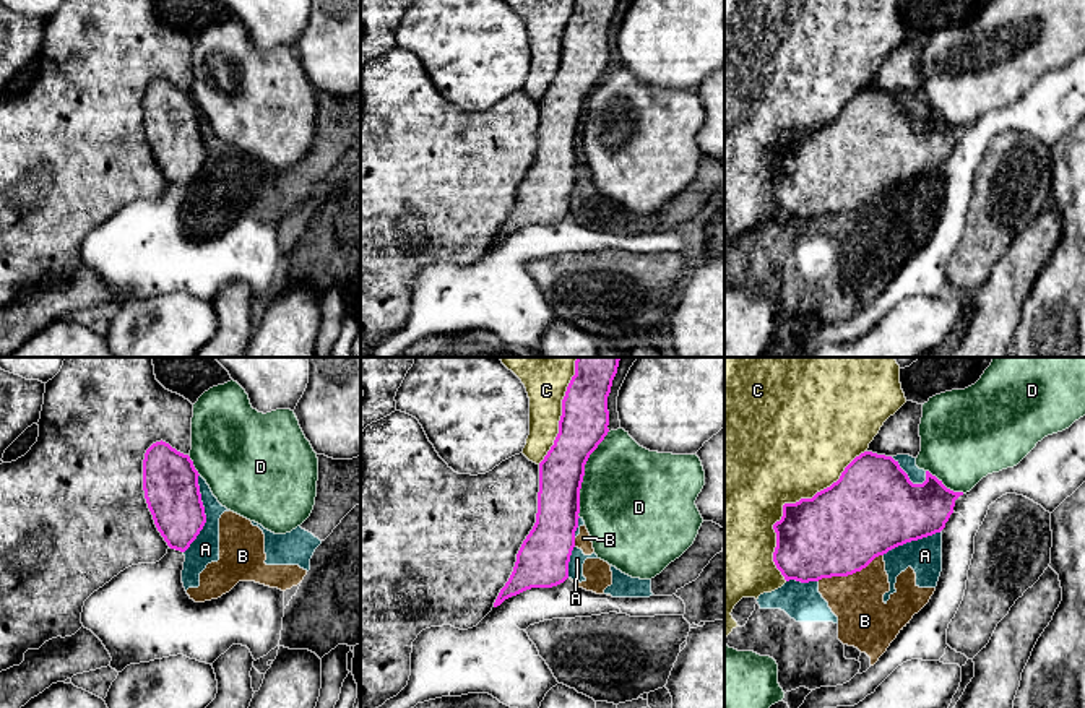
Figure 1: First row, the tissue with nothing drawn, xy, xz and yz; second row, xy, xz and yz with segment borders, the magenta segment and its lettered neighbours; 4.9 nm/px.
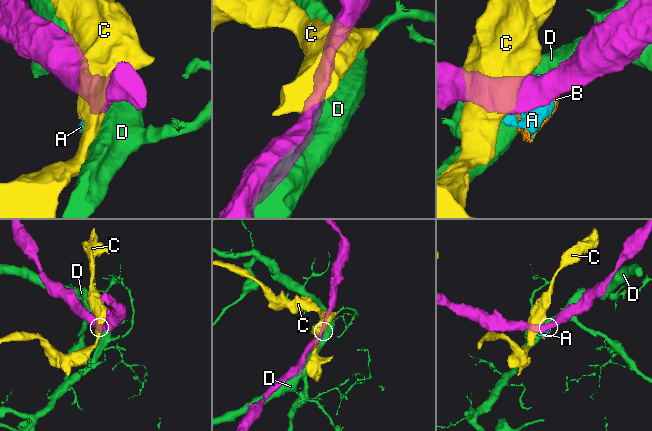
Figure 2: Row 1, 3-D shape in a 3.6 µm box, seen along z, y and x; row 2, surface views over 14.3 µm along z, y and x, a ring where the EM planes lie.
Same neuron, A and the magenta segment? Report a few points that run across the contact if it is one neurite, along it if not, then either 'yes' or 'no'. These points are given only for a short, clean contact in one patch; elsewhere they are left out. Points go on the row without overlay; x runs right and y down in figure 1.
no

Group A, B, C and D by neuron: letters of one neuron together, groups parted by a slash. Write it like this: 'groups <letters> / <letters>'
groups A B / C / D

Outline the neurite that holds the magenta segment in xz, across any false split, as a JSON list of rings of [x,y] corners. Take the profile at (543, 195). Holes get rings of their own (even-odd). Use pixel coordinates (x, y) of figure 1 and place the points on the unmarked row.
[[[575,0],[575,11],[562,36],[559,70],[539,99],[536,159],[494,244],[526,226],[552,224],[568,214],[585,101],[609,68],[607,32],[617,3]]]

